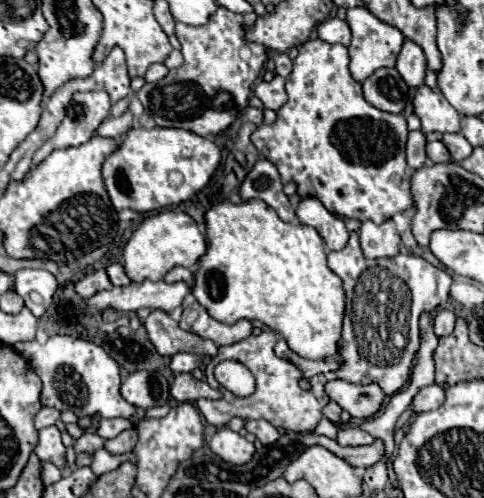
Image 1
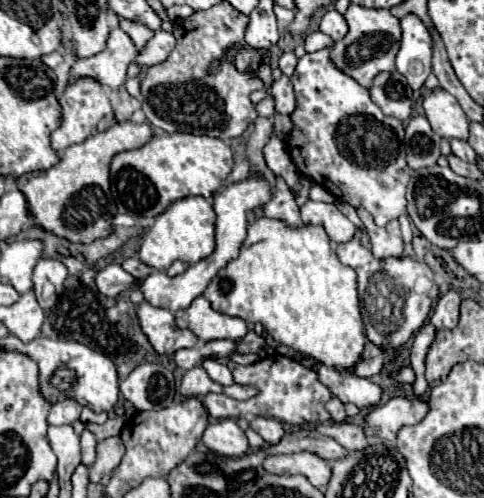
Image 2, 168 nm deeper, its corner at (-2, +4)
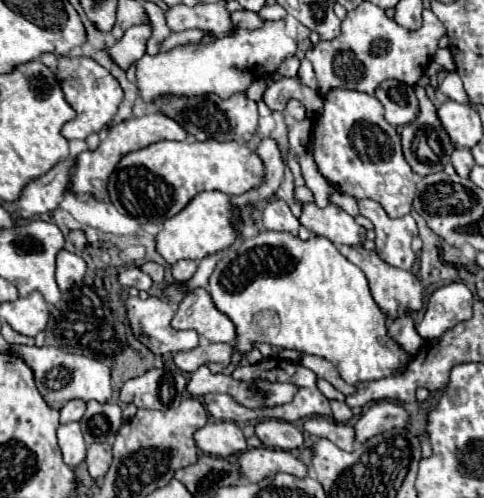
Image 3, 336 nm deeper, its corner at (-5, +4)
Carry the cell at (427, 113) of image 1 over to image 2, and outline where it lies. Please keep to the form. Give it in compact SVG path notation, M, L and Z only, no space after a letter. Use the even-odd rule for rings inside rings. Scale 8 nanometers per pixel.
M442 88L434 90L428 98L424 98L424 112L430 120L434 132L444 138L468 138L468 118L464 110L460 108L458 100L444 92Z

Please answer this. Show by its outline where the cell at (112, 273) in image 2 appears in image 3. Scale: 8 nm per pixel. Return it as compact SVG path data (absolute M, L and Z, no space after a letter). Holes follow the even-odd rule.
M131 266L127 270L123 270L119 274L119 282L125 288L137 288L137 290L151 290L153 280L149 278L149 274L145 274L139 266Z

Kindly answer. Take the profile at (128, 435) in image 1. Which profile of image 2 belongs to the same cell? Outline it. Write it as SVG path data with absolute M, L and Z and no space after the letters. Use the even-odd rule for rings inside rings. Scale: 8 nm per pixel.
M110 436L96 446L96 460L90 466L90 482L100 482L116 470L124 456L124 444L120 436Z

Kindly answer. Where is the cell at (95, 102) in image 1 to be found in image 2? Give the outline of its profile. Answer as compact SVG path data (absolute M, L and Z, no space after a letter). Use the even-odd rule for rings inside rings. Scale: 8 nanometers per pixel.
M82 78L78 82L74 82L74 84L68 84L66 90L64 90L64 96L60 98L60 108L62 108L60 126L50 134L50 146L58 154L64 152L72 144L84 142L88 136L92 136L96 132L96 126L98 126L100 118L112 114L112 108L110 108L110 102L108 102L108 94L92 78Z

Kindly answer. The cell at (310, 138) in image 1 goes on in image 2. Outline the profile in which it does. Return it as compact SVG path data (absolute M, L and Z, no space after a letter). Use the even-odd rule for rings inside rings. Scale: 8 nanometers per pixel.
M322 48L312 54L304 54L298 60L296 72L292 74L292 84L296 92L296 110L290 114L292 130L286 138L286 146L294 166L300 176L324 186L338 200L354 206L366 208L374 224L384 226L386 222L398 218L406 210L406 184L410 180L410 168L406 164L404 146L404 126L394 116L386 116L372 100L364 86L356 84L350 76L340 72L330 58L332 48Z

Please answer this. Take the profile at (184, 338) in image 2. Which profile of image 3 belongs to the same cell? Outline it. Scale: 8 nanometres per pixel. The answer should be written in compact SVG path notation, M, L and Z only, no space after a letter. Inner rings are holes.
M129 296L125 300L125 308L127 308L127 318L129 318L129 326L133 330L133 336L147 346L153 354L173 354L173 352L181 352L181 350L191 350L197 346L199 336L197 332L177 332L169 326L171 318L173 318L173 308L169 302L165 302L159 296L149 296L149 298L139 298L139 296Z

